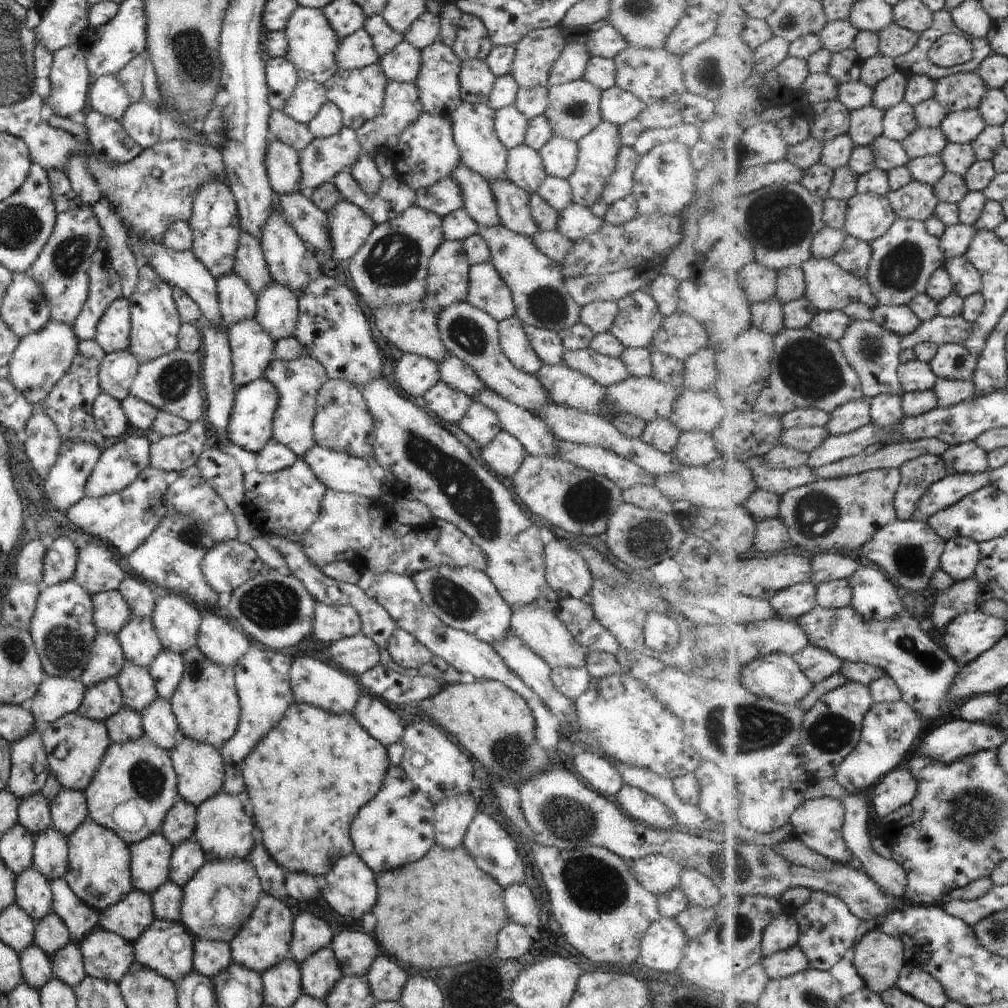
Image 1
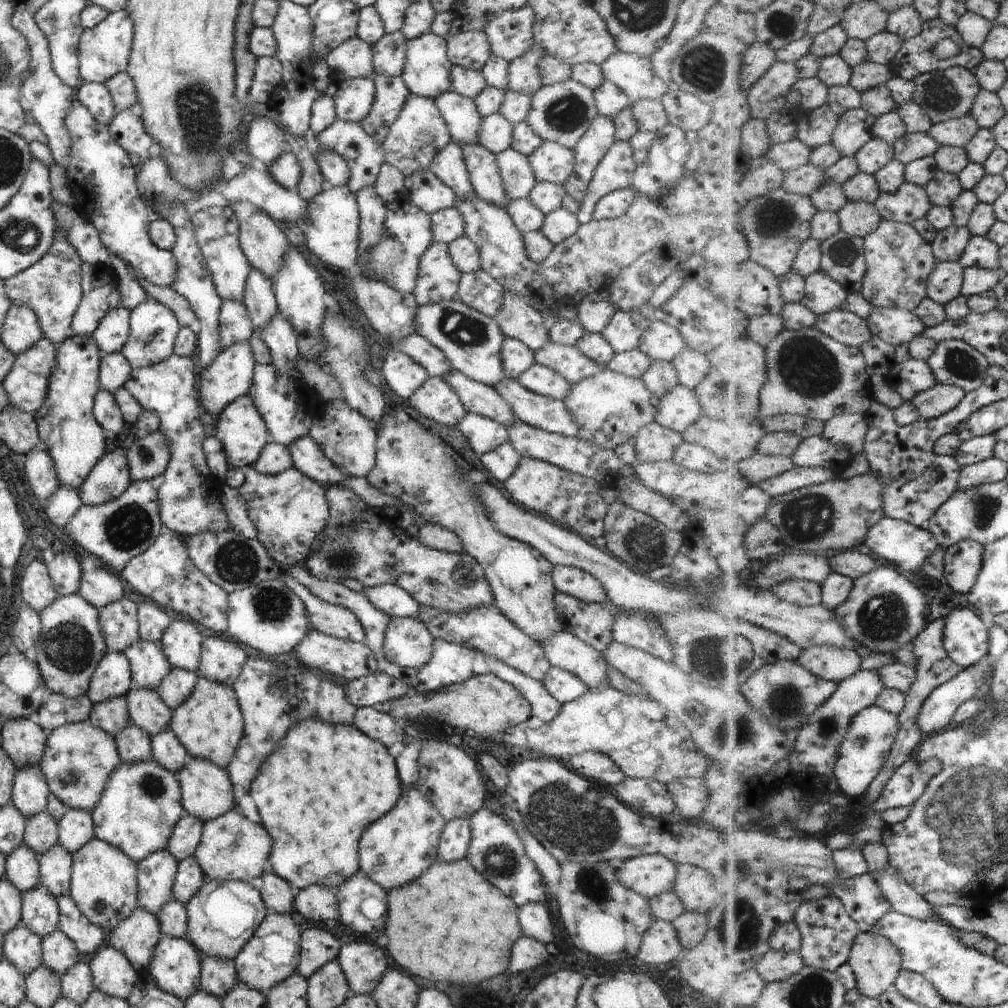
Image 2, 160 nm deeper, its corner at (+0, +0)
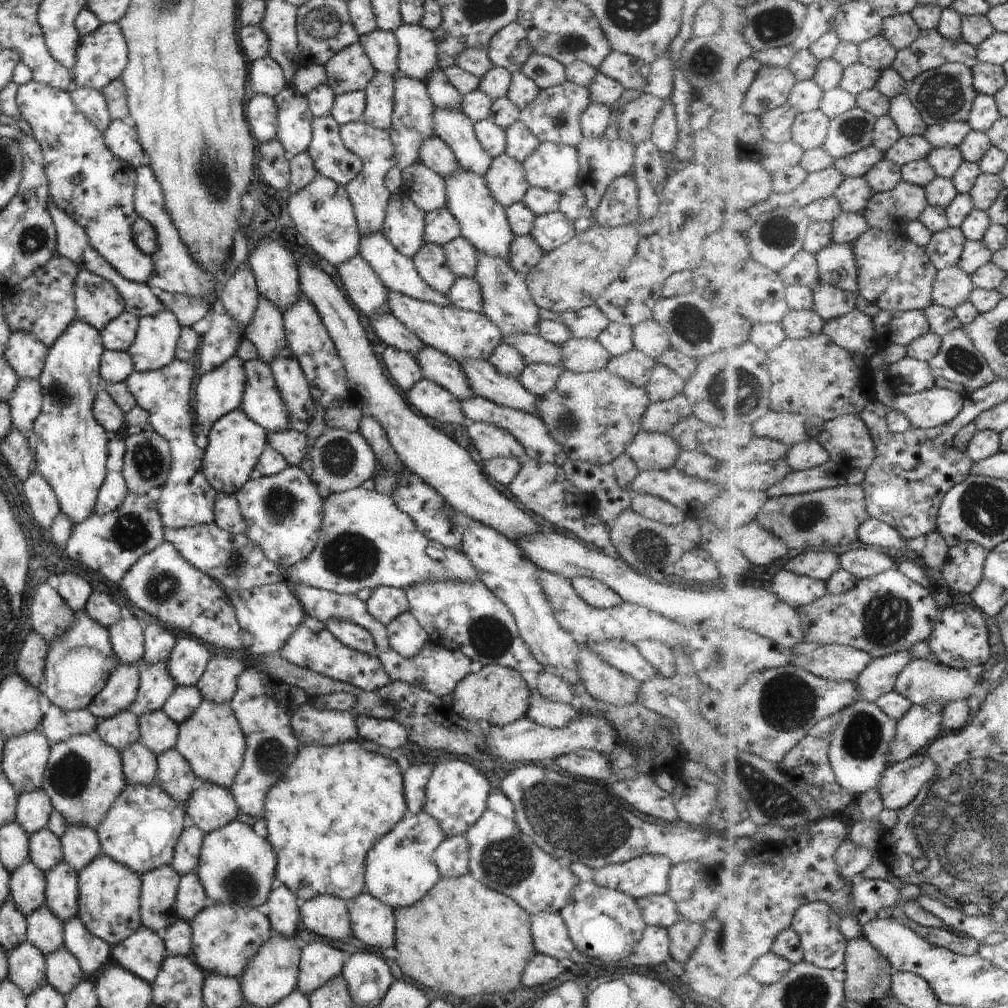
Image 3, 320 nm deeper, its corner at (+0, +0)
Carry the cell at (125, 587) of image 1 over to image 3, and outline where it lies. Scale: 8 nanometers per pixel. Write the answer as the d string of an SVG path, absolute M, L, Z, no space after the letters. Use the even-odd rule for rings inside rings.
M151 622L142 630L142 641L144 646L143 656L140 658L146 665L167 662L169 653L173 648L175 636L167 632L161 623Z

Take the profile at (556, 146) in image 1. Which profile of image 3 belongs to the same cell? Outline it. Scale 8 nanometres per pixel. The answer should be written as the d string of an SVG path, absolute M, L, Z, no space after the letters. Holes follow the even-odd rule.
M543 141L522 162L523 174L529 187L539 187L561 194L578 184L577 157L573 147Z

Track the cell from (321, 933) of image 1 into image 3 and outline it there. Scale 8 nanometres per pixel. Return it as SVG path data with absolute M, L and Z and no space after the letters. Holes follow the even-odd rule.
M322 938L306 944L300 952L296 989L309 996L329 979L340 974L348 953L326 944Z

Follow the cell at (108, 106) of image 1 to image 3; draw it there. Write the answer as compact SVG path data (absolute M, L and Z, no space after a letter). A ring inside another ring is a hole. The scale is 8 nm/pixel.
M72 87L69 96L75 110L79 111L100 133L109 126L110 114L100 91Z

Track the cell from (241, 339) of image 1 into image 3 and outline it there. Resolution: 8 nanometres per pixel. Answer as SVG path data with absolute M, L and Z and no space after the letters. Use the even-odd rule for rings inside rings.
M233 355L219 368L199 377L193 394L193 416L199 426L211 426L238 408L244 383L242 364Z

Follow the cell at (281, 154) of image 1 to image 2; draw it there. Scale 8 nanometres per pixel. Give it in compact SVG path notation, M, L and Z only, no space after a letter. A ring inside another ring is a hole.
M255 115L250 121L245 142L255 163L262 168L267 168L281 153L289 152L283 130L263 115Z

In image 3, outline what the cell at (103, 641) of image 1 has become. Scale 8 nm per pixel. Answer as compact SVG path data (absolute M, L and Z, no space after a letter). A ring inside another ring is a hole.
M121 663L117 664L117 666L118 667L109 675L109 678L107 678L101 692L96 694L93 700L86 706L86 709L97 720L97 723L113 715L117 715L121 711L128 710L130 704L134 701L138 687L138 670L134 664L124 665Z

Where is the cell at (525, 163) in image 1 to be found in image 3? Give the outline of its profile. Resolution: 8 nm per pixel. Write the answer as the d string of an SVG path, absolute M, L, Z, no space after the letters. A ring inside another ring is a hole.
M505 154L491 159L482 179L495 202L503 208L519 203L528 187L522 163Z

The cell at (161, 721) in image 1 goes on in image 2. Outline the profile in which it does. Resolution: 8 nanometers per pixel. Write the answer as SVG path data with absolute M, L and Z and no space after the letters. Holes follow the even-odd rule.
M169 728L149 738L152 760L176 776L184 767L186 750L179 744Z

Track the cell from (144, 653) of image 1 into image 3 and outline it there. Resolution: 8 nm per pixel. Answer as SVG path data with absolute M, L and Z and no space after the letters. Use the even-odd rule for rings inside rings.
M139 659L134 665L138 670L138 687L128 710L136 717L140 717L143 713L162 710L164 702L175 687L165 664L146 665Z

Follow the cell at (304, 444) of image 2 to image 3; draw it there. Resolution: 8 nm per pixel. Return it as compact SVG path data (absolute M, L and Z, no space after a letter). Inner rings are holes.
M289 429L266 433L267 446L287 460L289 467L297 467L301 462L306 442L306 436L303 433Z

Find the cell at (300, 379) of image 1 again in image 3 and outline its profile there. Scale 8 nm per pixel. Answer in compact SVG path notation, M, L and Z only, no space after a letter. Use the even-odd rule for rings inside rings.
M258 358L242 364L244 383L238 408L267 433L288 429L285 405L270 368Z

